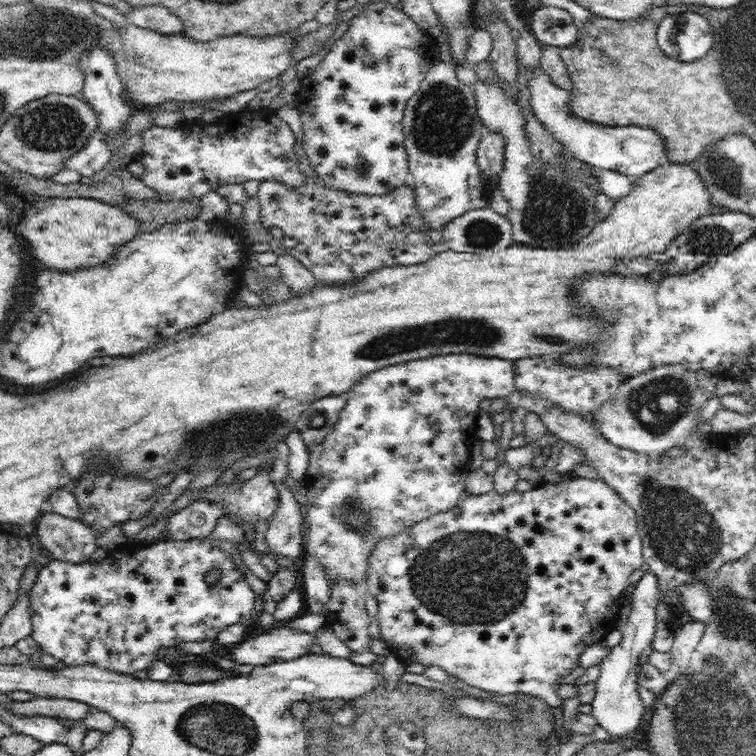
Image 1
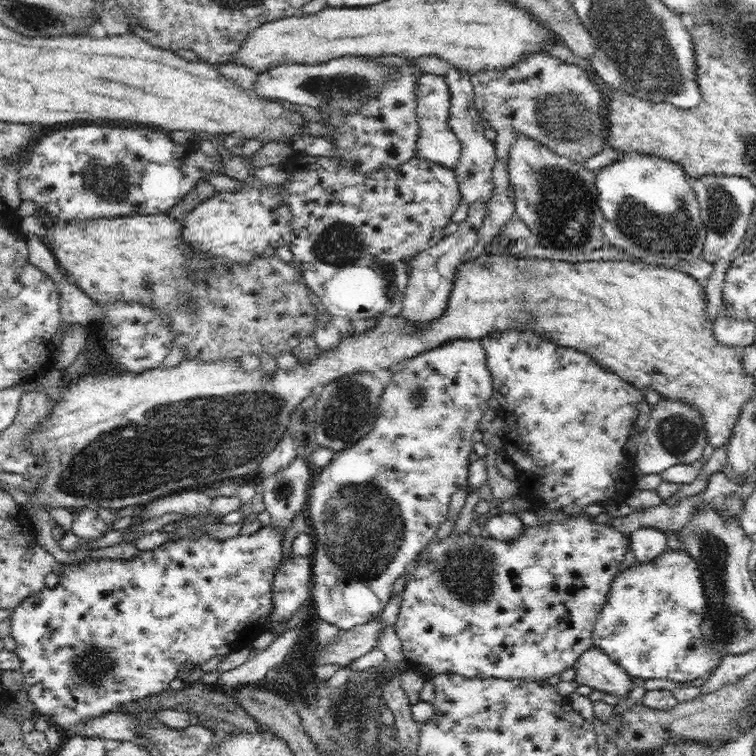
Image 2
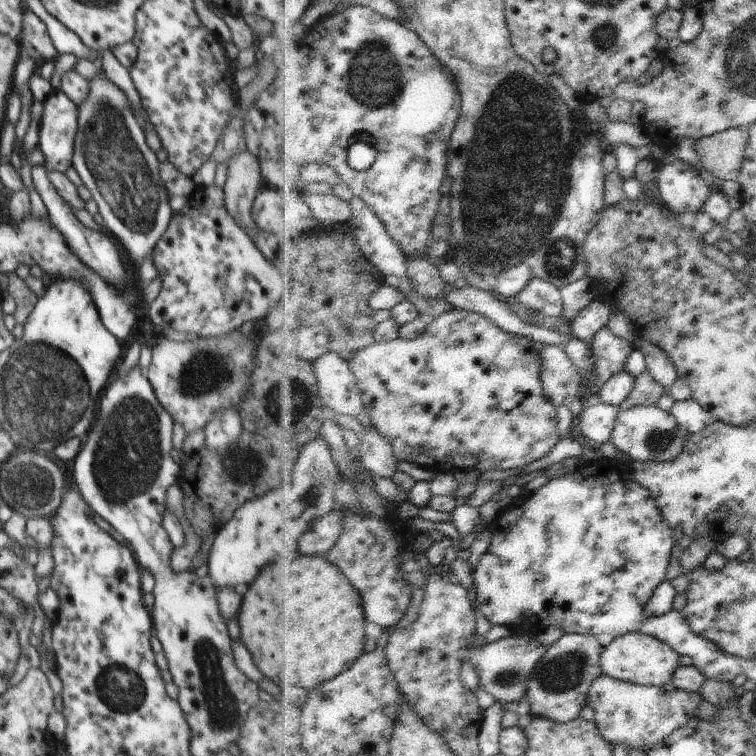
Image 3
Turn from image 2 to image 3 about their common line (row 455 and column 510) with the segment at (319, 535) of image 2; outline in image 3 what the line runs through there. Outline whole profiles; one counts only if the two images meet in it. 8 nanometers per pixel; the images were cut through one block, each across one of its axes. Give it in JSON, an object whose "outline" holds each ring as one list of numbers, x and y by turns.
{"outline":[[451,312,445,313,438,319,429,320,427,332,417,340,405,340,399,337,390,343,376,342,366,349,360,350,350,360,352,371,359,381,362,399,365,409,368,411,375,428,389,441,394,444,395,456,400,460,415,463,425,469,437,473,457,474,460,471,479,469,482,473,490,470,516,470,538,462,546,456,550,456,561,442,560,420,558,420,558,405,547,396,543,382,543,361,539,352,543,349,540,342,528,337,515,336,514,333,506,333,499,328,490,318,479,313]]}

